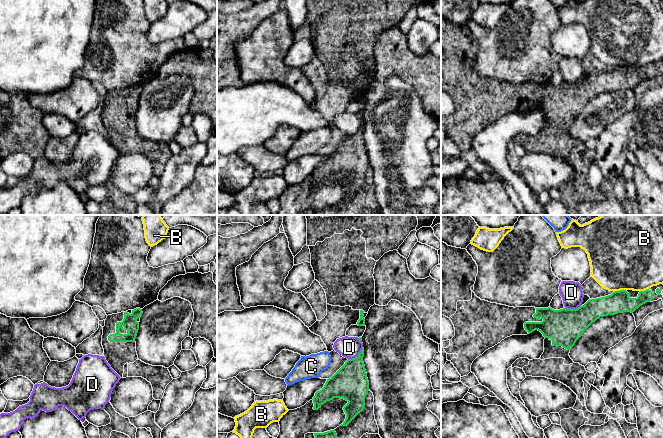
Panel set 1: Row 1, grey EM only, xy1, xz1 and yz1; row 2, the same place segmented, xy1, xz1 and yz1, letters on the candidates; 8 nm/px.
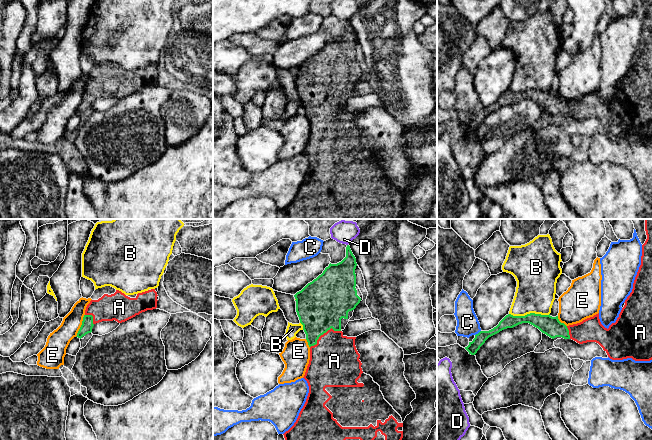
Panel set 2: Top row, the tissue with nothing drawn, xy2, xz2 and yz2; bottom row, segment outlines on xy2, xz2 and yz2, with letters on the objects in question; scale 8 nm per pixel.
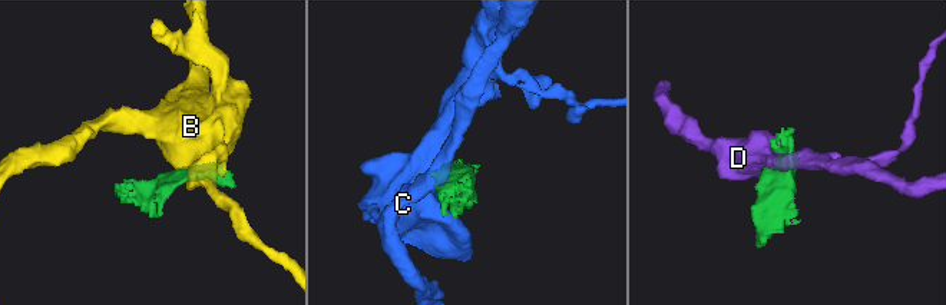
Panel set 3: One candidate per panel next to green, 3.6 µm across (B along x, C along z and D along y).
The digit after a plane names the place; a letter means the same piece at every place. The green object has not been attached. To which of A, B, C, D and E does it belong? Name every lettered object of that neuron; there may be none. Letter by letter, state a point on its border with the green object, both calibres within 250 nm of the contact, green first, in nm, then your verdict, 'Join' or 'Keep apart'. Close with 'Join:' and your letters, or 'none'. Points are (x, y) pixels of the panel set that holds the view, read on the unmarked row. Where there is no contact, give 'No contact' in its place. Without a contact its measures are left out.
A: Touches green at xz2 (323, 109). Thickness 400 nm (green) against 400 nm. Join
B: Touches green at yz2 (529, 90). Thickness 160 nm (green) against 320 nm. Keep apart
C: Touches green at yz2 (478, 109). Thickness 100 nm (green) against 180 nm. Keep apart
D: Touches green at xz1 (357, 132). Thickness 280 nm (green) against 180 nm. Keep apart
E: Touches green at xy2 (81, 101). Thickness 100 nm (green) against 180 nm. Keep apart
Join: A

